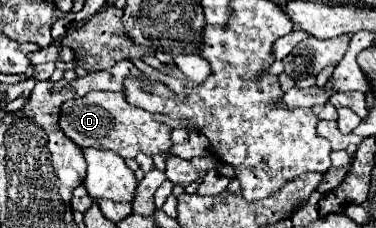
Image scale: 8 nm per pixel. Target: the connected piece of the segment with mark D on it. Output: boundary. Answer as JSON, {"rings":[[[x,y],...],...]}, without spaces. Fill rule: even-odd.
{"rings":[[[91,91],[81,99],[71,99],[61,107],[59,125],[63,133],[69,139],[73,139],[81,149],[87,149],[87,147],[111,149],[123,159],[135,157],[137,153],[155,155],[161,151],[169,151],[171,147],[171,139],[169,139],[171,129],[163,123],[157,123],[153,119],[153,113],[129,105],[123,93]]]}

